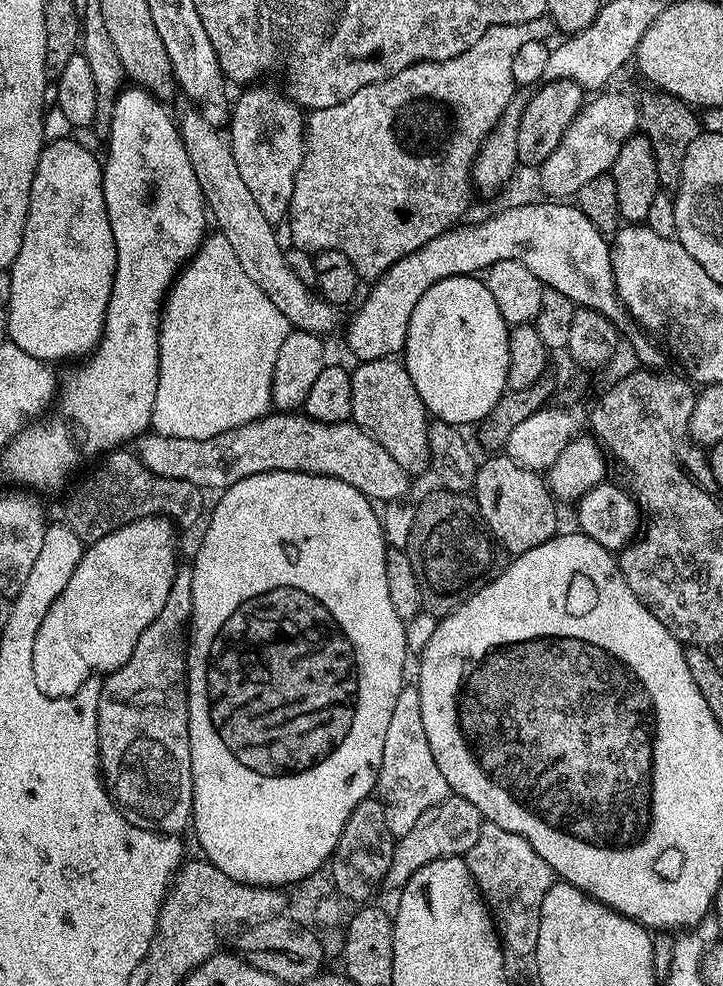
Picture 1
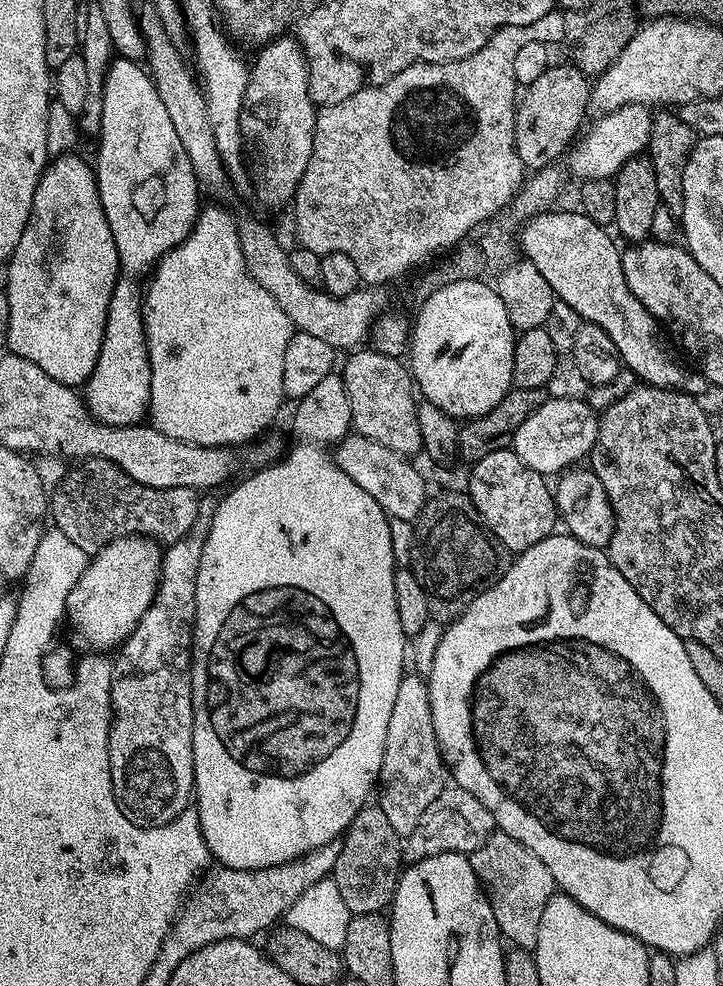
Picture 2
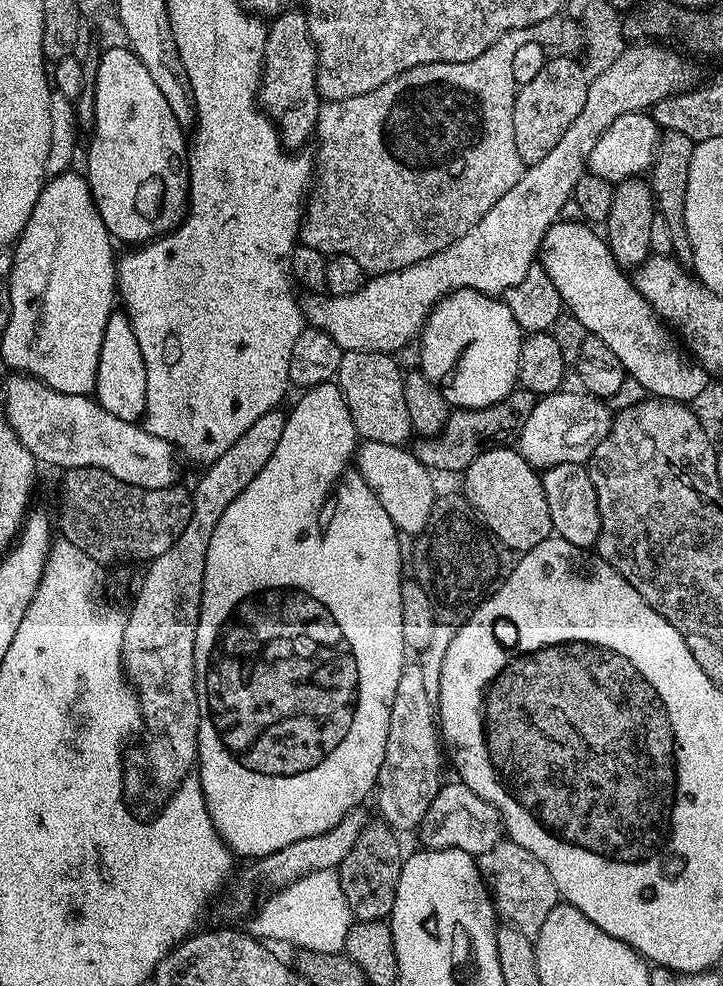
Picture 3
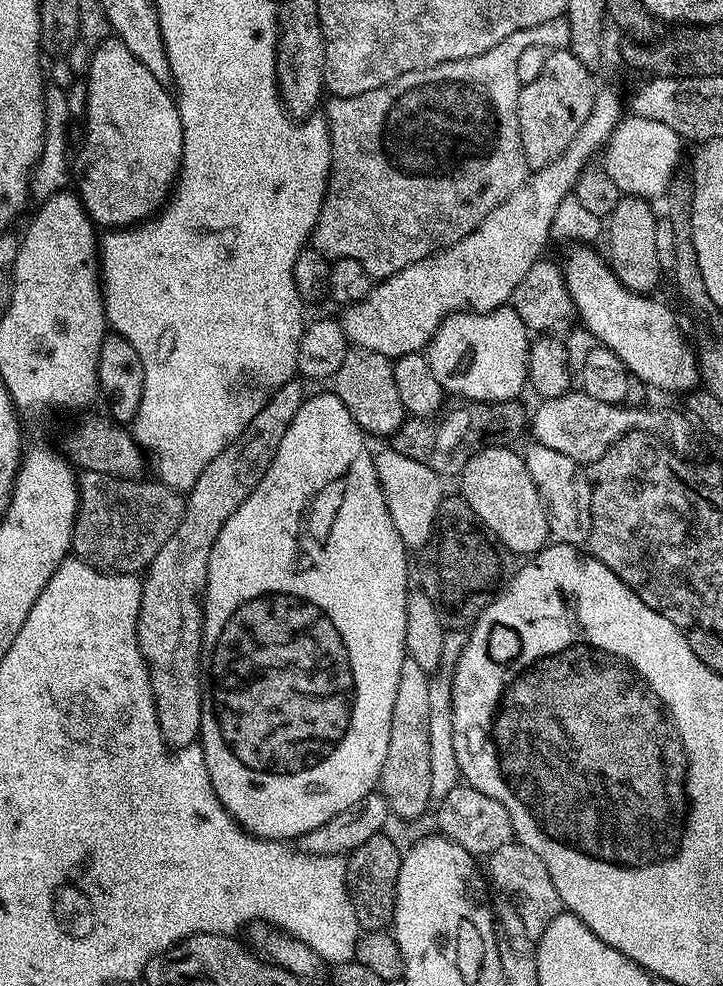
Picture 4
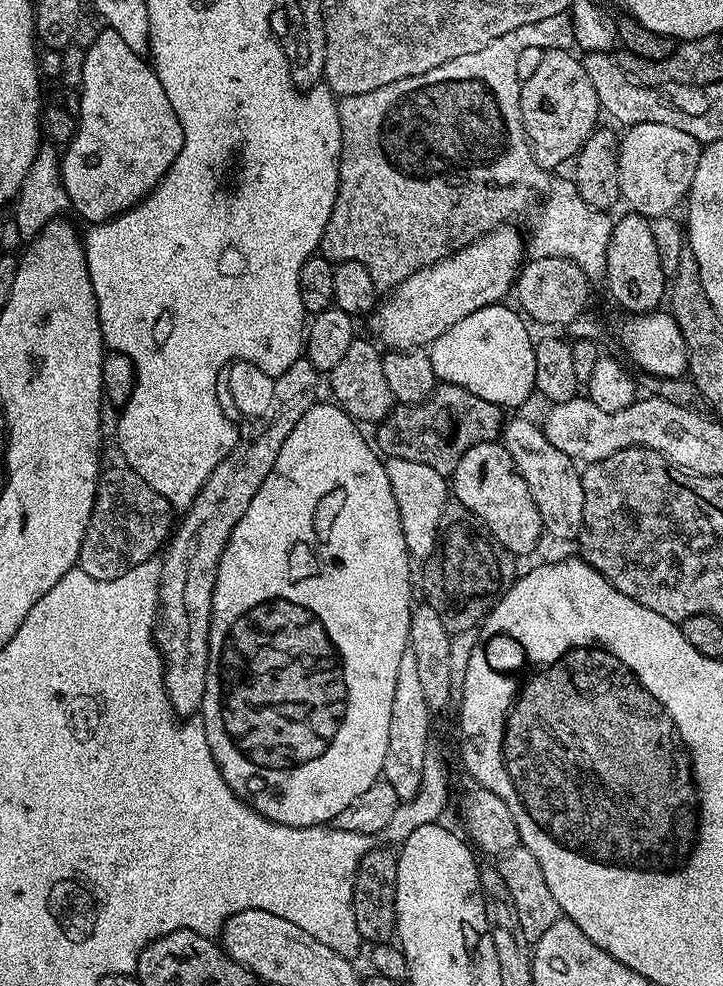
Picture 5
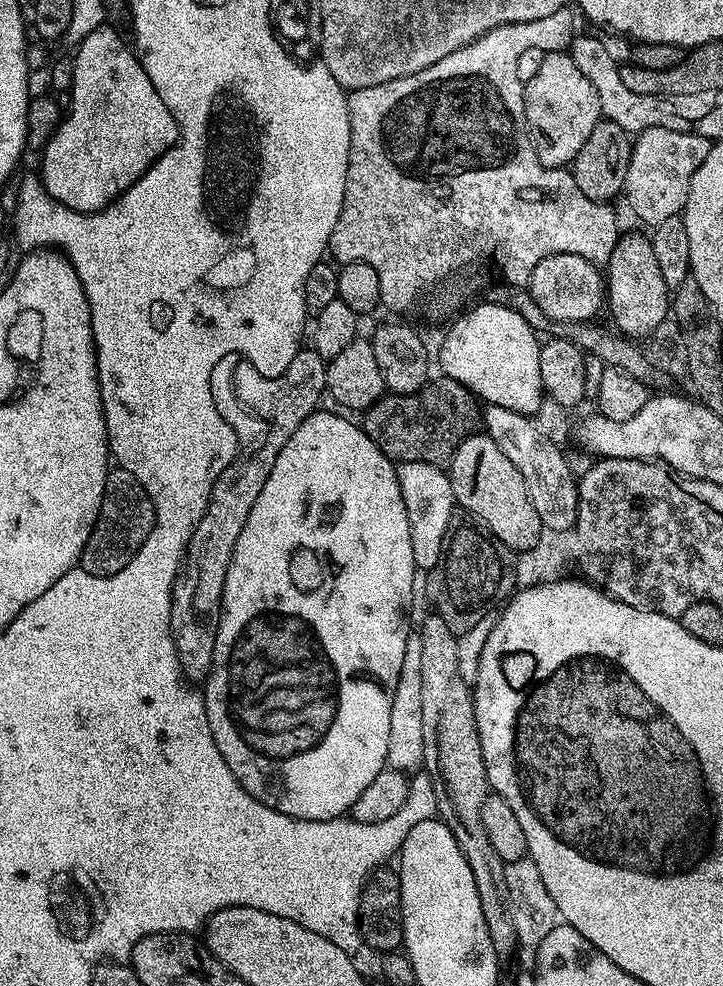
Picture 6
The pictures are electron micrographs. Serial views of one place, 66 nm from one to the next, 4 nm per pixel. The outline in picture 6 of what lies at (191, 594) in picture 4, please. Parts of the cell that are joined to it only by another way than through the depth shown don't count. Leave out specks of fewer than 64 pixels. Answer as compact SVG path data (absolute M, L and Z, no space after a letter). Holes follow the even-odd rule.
M311 346L301 347L300 352L294 354L294 362L290 362L279 381L280 401L274 404L272 414L275 425L272 443L253 452L240 452L238 458L233 460L230 466L226 466L222 474L218 474L218 478L212 481L212 496L208 500L208 509L196 523L196 529L188 540L186 564L187 567L192 567L192 597L189 600L176 598L172 601L172 641L176 644L176 657L180 659L181 673L189 681L203 682L208 678L214 658L214 642L218 634L220 599L224 593L226 570L230 566L230 558L238 542L238 534L242 534L242 526L246 526L246 518L250 518L250 506L254 506L258 494L262 494L262 485L266 483L266 478L270 478L270 470L274 470L274 458L278 458L290 434L294 434L300 423L314 411L312 371L316 368L317 356Z

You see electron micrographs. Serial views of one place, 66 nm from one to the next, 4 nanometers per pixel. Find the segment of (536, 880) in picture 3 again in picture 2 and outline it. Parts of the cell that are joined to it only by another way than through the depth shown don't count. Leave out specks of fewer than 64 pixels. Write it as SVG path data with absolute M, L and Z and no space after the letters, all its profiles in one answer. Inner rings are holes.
M499 830L493 832L492 837L478 851L471 853L470 859L474 874L484 885L488 900L492 903L501 937L517 948L535 949L542 910L546 910L546 902L550 902L557 891L550 870L546 870L539 858L522 846L522 842Z

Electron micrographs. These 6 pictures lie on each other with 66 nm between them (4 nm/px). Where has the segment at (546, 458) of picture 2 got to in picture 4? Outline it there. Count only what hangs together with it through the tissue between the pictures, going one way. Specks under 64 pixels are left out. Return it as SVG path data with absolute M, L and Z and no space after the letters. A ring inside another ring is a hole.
M569 390L566 394L562 394L558 398L550 398L549 400L540 400L537 403L537 408L535 412L531 413L530 416L530 436L532 432L531 439L537 444L542 446L548 446L550 450L558 450L558 454L566 454L566 458L574 458L578 462L591 462L597 460L602 454L606 454L606 450L614 442L618 442L623 438L623 436L628 432L646 432L649 436L655 438L659 443L667 446L673 453L684 454L687 453L687 448L692 444L692 428L694 429L694 424L691 419L683 411L680 412L659 412L656 408L624 408L628 406L621 406L620 404L607 404L606 402L598 402L598 398L590 398L590 394L586 394L582 390Z

